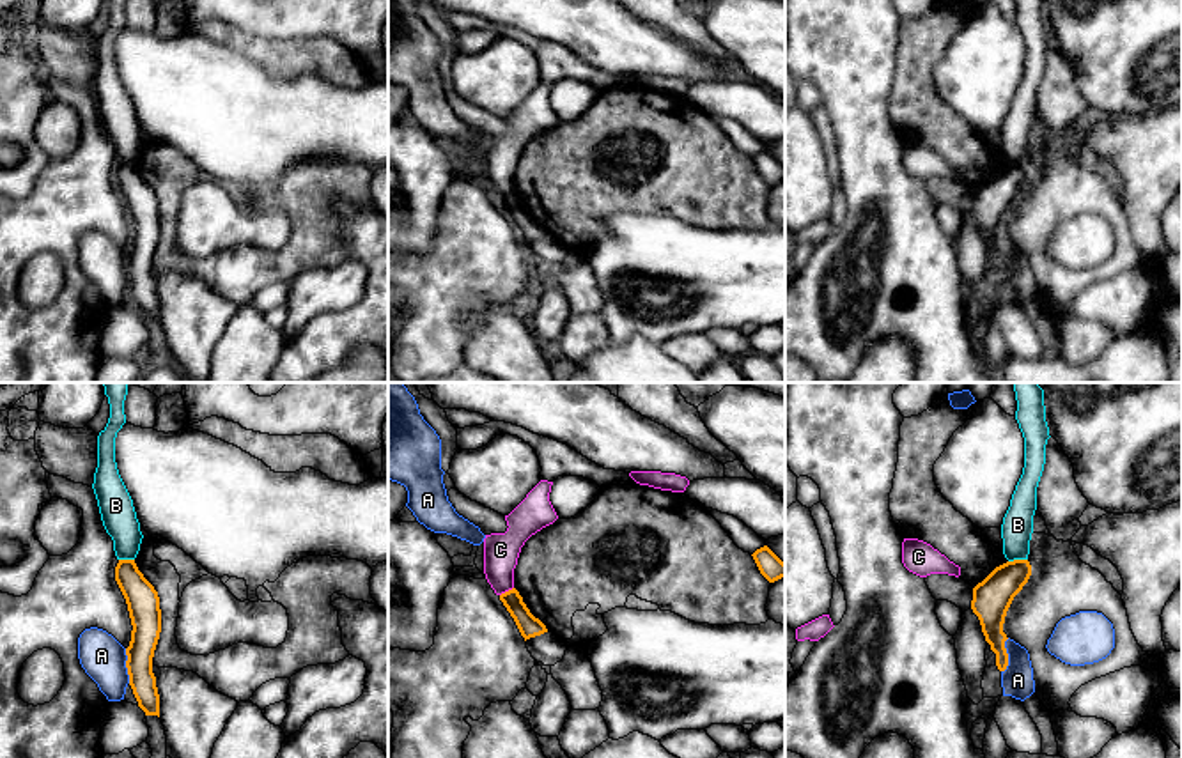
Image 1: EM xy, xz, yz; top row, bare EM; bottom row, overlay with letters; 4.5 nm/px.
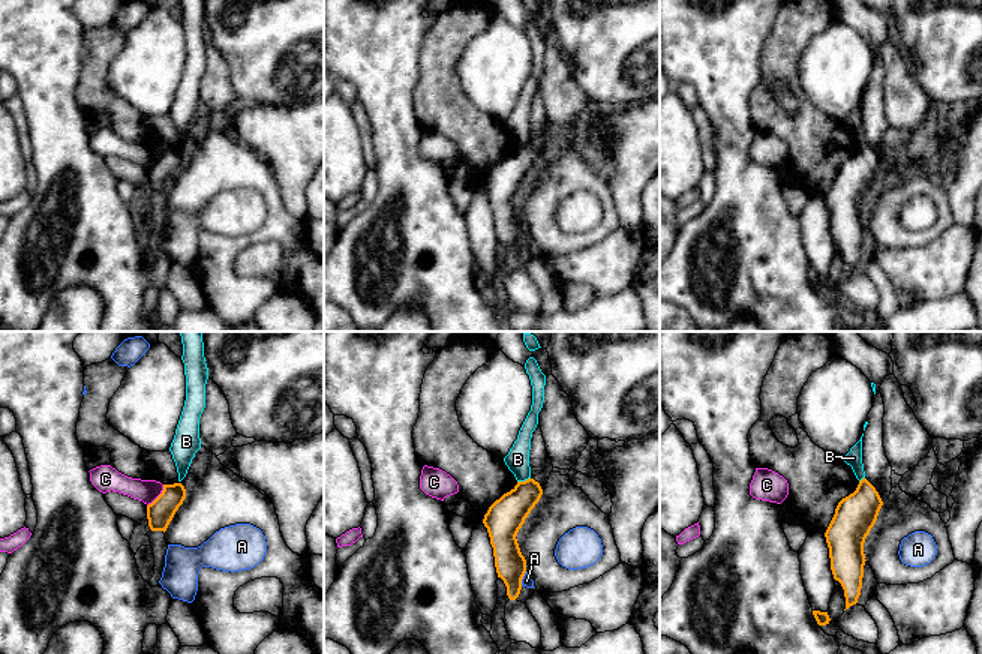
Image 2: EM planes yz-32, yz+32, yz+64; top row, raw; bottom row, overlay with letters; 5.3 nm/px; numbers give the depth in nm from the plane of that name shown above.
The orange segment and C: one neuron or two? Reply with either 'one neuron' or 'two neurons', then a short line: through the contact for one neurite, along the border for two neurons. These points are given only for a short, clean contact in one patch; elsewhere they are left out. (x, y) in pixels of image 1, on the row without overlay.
two neurons | xz (513, 190), (500, 199)

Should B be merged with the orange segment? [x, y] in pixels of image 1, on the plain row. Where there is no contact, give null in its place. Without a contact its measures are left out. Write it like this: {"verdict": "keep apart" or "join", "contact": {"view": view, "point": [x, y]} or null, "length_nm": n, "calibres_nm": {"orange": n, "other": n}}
{"verdict": "keep apart", "contact": {"view": "yz", "point": [1018, 163]}, "length_nm": 90, "calibres_nm": {"orange": 180, "other": 140}}

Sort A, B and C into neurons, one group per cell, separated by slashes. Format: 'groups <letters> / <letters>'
groups A / B / C

